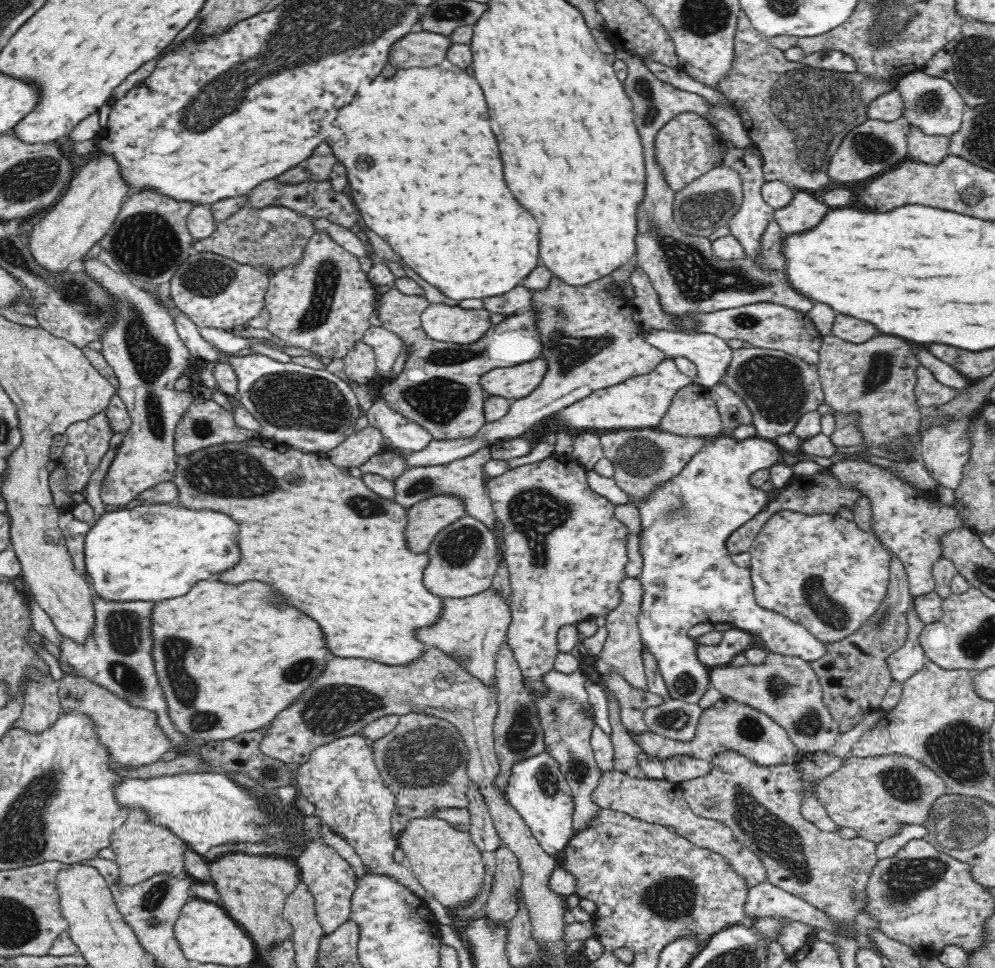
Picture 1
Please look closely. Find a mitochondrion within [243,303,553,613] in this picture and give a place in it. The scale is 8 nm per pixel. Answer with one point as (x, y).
(287, 399)

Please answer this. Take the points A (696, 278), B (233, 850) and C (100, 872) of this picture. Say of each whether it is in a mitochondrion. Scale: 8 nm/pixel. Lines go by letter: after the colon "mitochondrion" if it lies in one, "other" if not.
A: mitochondrion
B: other
C: other

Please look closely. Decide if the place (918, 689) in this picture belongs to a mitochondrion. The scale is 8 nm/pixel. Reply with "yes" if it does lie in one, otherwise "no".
no

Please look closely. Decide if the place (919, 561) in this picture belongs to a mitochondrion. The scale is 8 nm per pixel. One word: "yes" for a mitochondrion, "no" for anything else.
no

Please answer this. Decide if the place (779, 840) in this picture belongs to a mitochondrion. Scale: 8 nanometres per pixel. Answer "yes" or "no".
yes

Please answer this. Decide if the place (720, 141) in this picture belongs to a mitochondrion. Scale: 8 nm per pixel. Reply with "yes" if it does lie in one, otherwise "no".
no

